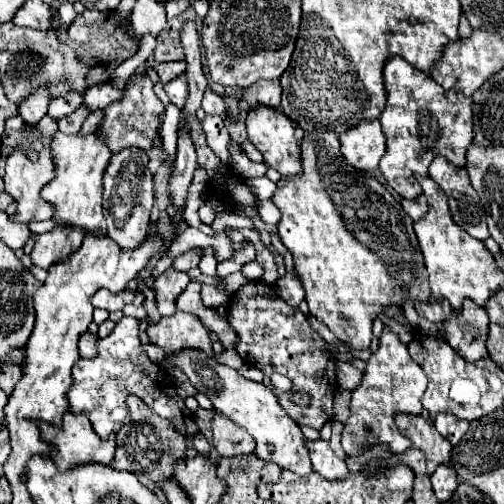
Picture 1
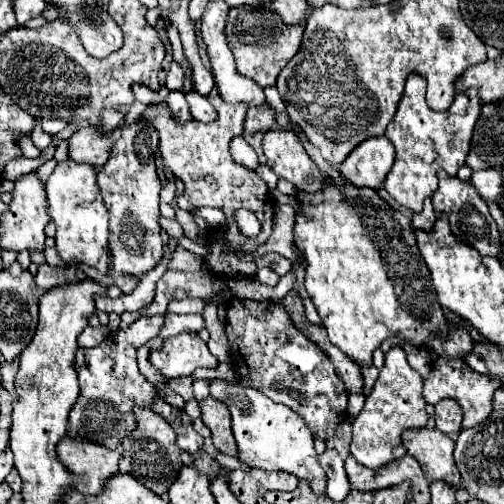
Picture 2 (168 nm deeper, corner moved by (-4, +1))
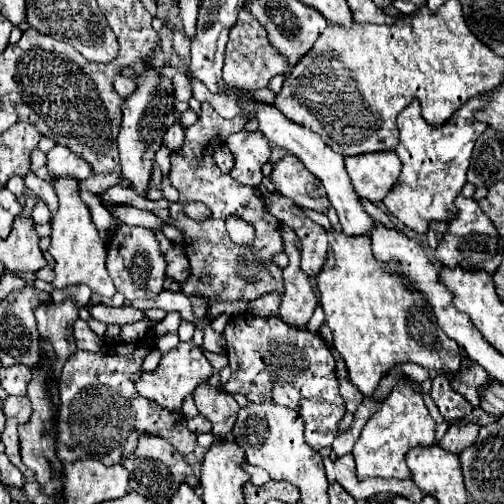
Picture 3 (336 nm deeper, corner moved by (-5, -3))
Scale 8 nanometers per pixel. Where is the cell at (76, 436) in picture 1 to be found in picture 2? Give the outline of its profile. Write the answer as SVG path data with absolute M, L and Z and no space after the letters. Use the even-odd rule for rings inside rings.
M70 436L58 444L56 452L66 468L80 476L74 478L74 488L82 494L98 494L106 480L118 472L118 460L122 458L122 448L108 450L102 444Z

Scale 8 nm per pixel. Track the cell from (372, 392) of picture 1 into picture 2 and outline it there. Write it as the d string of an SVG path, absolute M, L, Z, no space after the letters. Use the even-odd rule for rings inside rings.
M392 346L386 352L384 366L380 376L366 396L366 404L358 418L354 420L354 436L350 444L350 454L364 466L376 470L390 460L396 460L406 454L406 448L400 440L400 434L406 428L422 428L428 422L426 402L422 398L422 376L408 364L406 352L400 346Z

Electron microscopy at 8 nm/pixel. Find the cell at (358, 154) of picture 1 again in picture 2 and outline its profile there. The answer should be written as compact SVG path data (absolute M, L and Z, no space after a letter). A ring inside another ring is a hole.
M374 136L358 144L340 164L340 174L352 184L378 188L394 162L394 146L386 136Z

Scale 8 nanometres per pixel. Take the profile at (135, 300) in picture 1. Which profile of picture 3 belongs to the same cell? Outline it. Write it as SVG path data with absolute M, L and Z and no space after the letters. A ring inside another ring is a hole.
M103 304L91 305L89 307L89 314L91 318L103 322L103 324L119 324L119 326L125 326L125 324L133 324L133 322L139 322L143 320L143 312L133 308L133 306L127 306L127 308L109 308L109 306Z

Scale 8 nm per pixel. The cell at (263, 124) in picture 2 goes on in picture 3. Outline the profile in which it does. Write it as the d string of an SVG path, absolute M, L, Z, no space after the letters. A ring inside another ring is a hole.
M237 132L227 138L227 148L233 152L231 176L245 186L257 186L263 178L261 166L269 162L269 140L261 132Z

